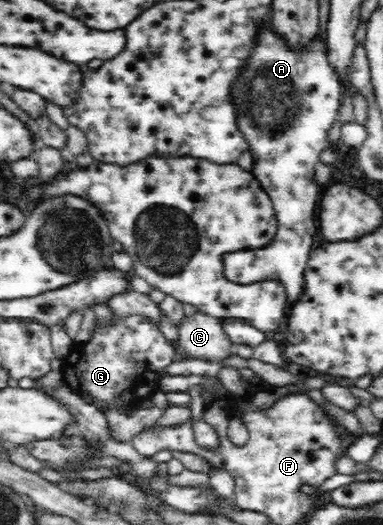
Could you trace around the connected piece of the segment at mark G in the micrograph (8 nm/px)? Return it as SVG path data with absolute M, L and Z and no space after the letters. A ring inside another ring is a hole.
M113 312L111 318L105 318L105 320L99 320L96 317L91 338L82 344L75 343L72 351L62 361L64 382L83 397L85 395L91 397L91 401L94 401L104 414L111 410L130 410L137 407L141 401L149 399L160 390L161 380L167 376L167 366L184 357L179 346L167 340L158 325L159 323L153 317L143 313L121 315Z

